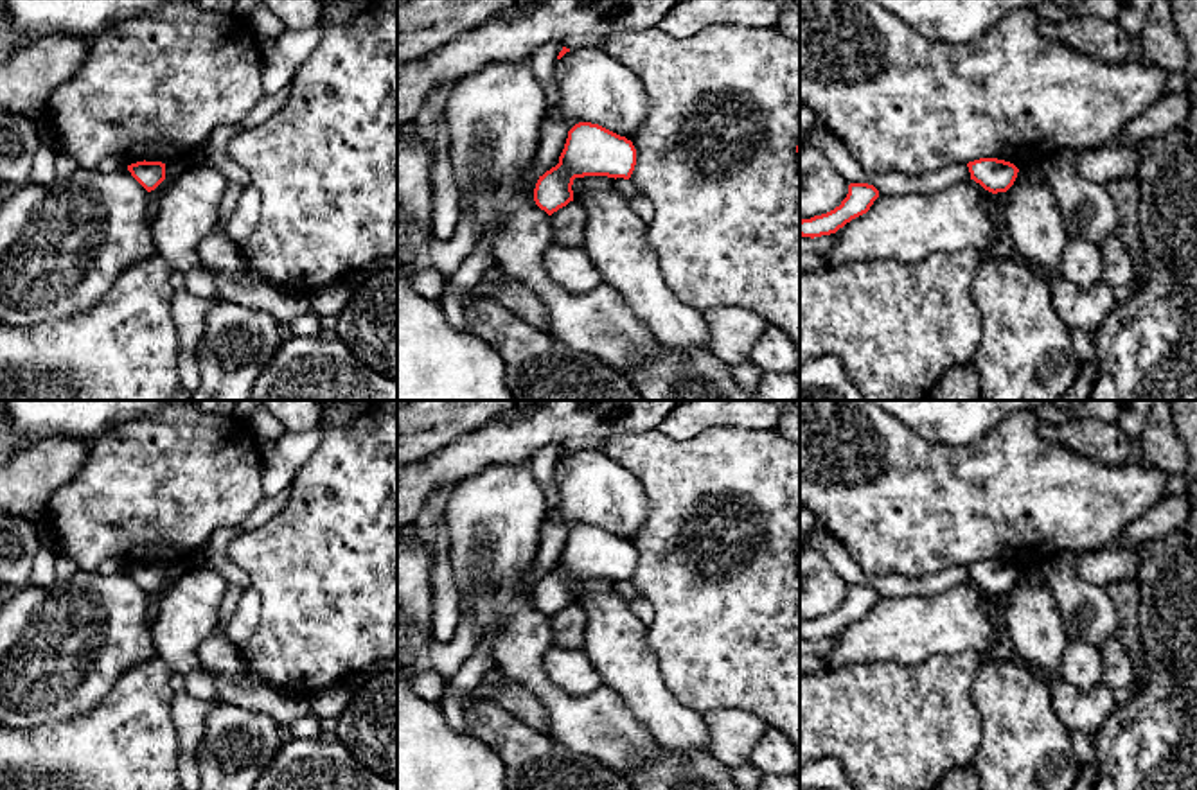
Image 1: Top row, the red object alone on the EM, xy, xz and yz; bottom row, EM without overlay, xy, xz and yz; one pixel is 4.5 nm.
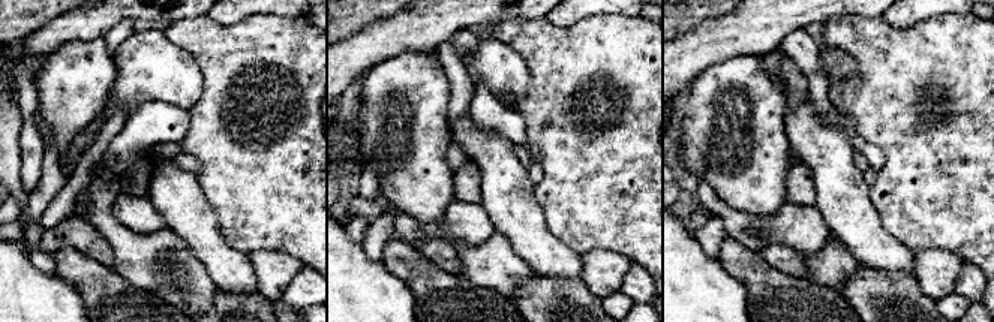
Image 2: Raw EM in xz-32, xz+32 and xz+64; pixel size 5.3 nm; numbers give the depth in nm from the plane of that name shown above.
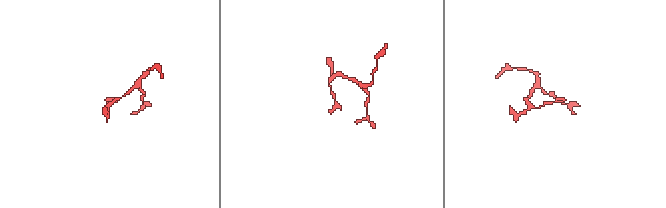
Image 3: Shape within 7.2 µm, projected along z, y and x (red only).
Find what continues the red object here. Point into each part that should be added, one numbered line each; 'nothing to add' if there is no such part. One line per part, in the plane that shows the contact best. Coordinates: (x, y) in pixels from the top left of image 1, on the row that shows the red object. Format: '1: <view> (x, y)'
nothing to add

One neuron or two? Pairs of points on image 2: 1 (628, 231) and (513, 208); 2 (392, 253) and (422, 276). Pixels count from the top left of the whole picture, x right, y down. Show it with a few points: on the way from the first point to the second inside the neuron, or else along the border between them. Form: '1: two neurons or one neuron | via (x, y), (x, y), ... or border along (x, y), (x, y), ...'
1: two neurons | border along (534, 184), (534, 196), (546, 225), (564, 243)
2: one neuron | via (399, 258), (414, 268)

